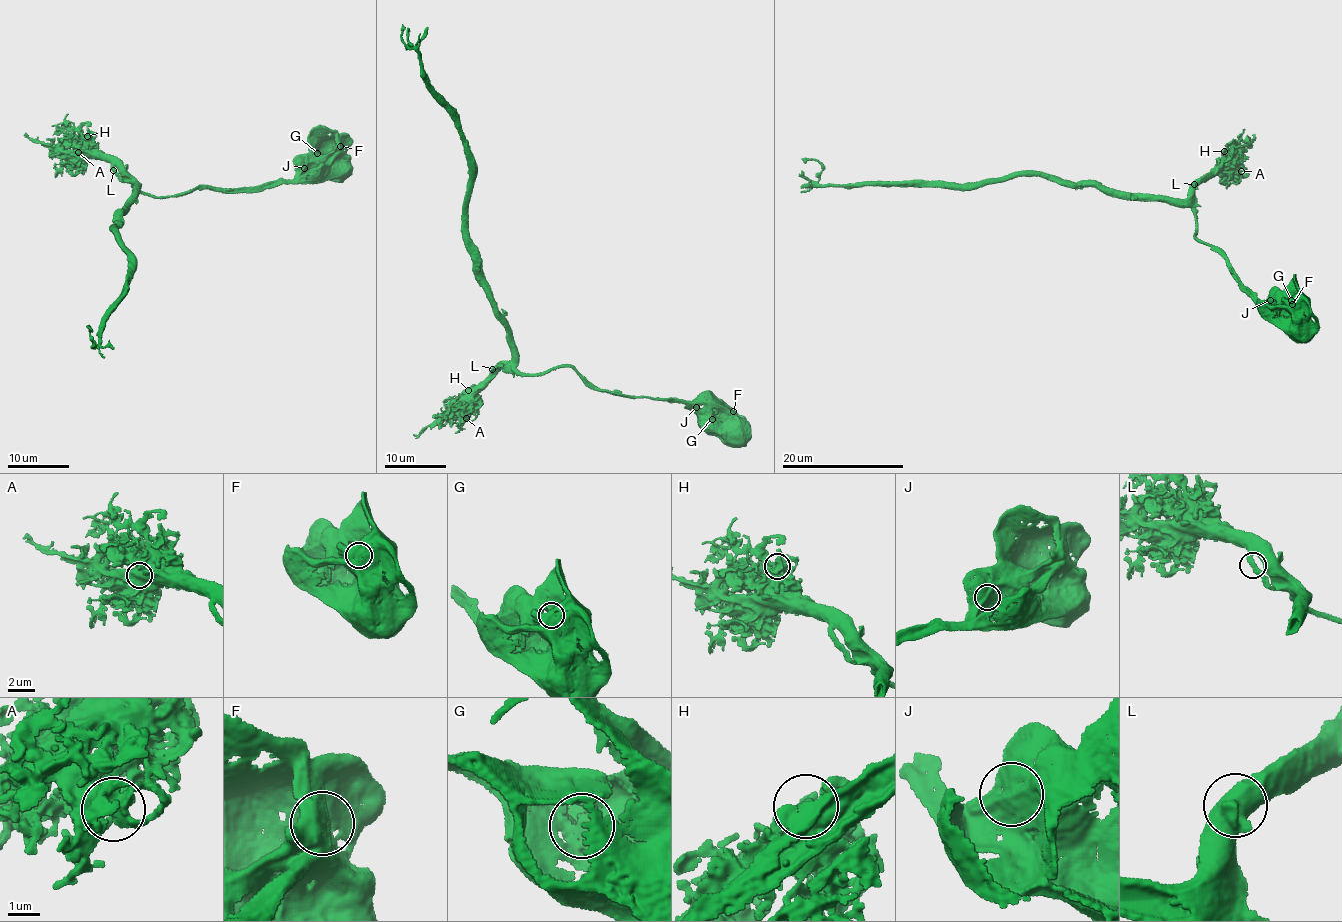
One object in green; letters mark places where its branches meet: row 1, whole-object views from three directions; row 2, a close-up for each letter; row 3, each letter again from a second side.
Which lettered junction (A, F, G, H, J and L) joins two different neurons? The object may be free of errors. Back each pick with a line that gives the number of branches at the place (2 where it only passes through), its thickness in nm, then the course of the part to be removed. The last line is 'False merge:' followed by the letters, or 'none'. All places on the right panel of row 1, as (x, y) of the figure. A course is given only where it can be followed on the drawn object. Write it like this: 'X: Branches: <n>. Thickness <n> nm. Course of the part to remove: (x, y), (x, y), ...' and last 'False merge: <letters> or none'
False merge: none

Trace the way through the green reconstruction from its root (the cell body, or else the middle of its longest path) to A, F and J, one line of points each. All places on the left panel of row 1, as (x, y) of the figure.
A: (338, 168), (253, 188), (201, 187), (153, 197), (137, 188), (118, 165), (78, 152)
F: (338, 168), (332, 168), (333, 159), (339, 154), (340, 146)
J: (338, 168), (319, 176), (304, 168)

